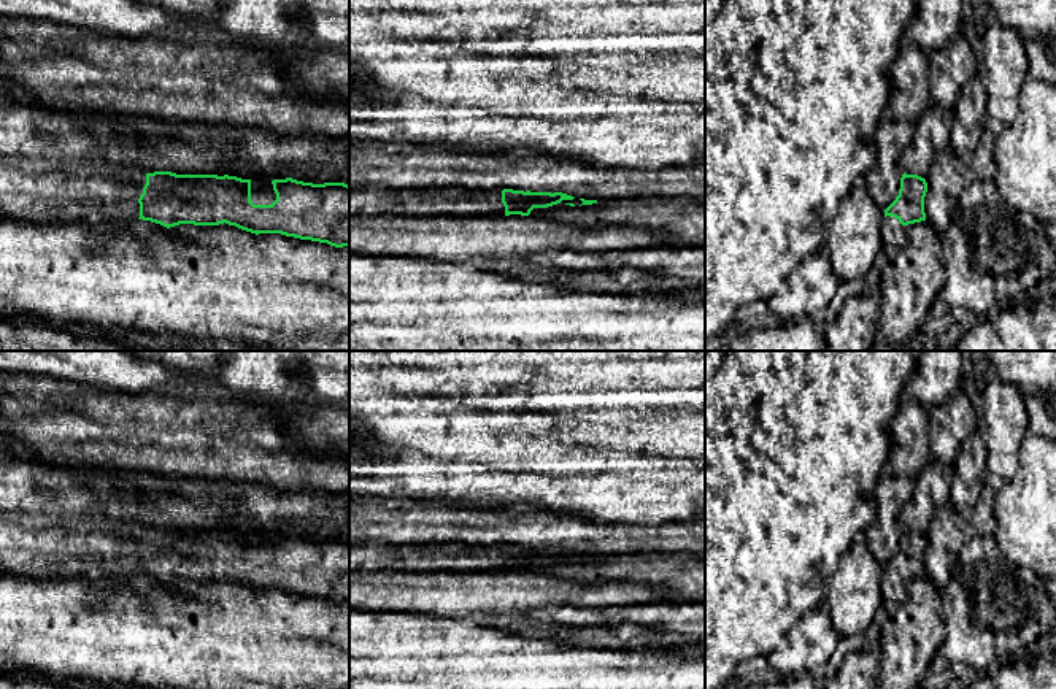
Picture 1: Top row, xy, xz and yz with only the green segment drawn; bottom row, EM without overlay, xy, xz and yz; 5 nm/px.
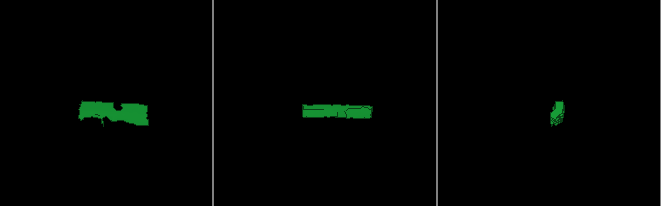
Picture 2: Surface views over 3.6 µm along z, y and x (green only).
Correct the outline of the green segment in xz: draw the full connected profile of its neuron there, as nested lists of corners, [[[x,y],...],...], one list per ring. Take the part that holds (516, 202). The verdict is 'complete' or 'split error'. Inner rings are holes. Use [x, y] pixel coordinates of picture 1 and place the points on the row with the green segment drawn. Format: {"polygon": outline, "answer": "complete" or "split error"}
{"polygon": [[[349,186],[349,216],[397,213],[411,217],[456,216],[529,216],[534,208],[548,208],[575,197],[562,192],[524,192],[503,189],[470,191],[462,187],[429,191],[392,191],[383,186]]], "answer": "split error"}

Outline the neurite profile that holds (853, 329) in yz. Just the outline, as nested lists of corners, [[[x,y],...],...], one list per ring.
[[[875,294],[848,297],[835,321],[824,324],[824,351],[867,351],[873,346],[880,302]]]

